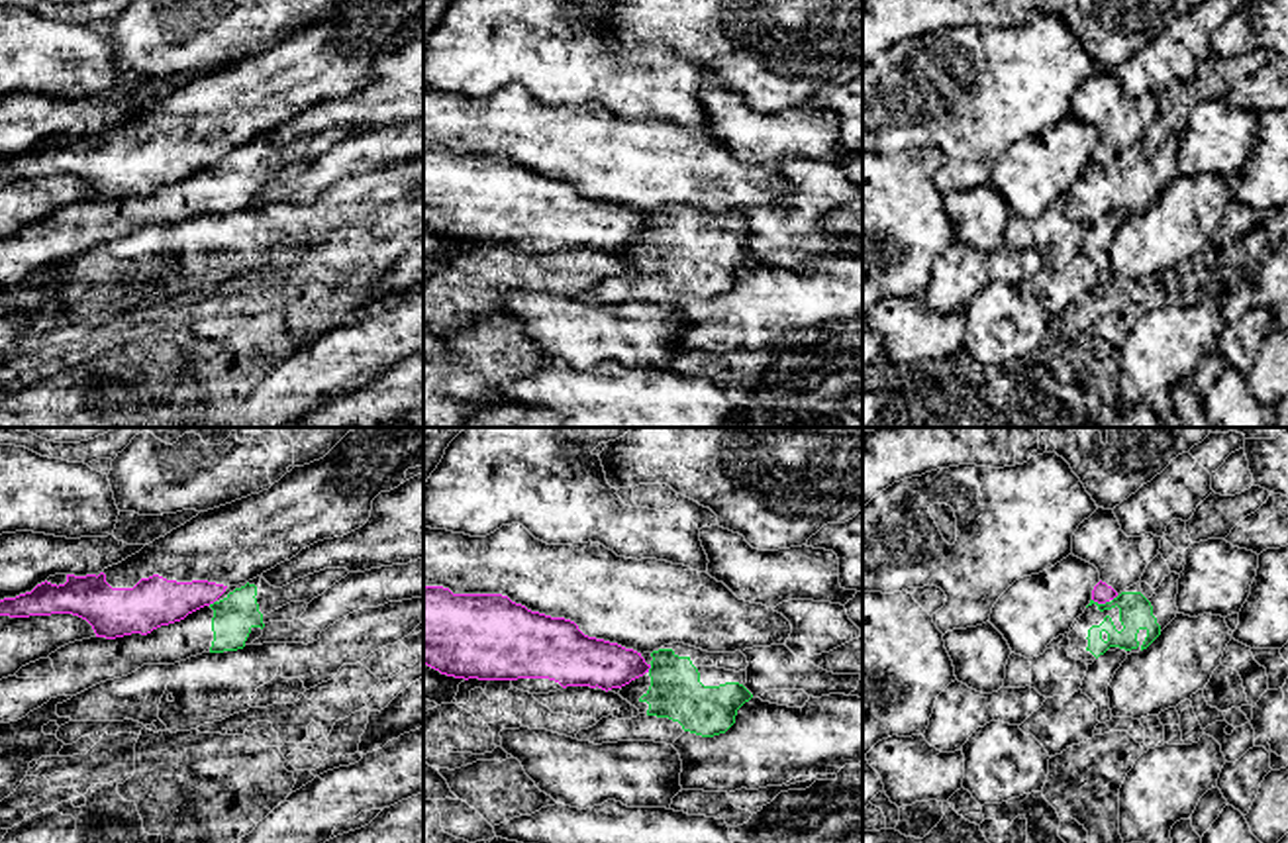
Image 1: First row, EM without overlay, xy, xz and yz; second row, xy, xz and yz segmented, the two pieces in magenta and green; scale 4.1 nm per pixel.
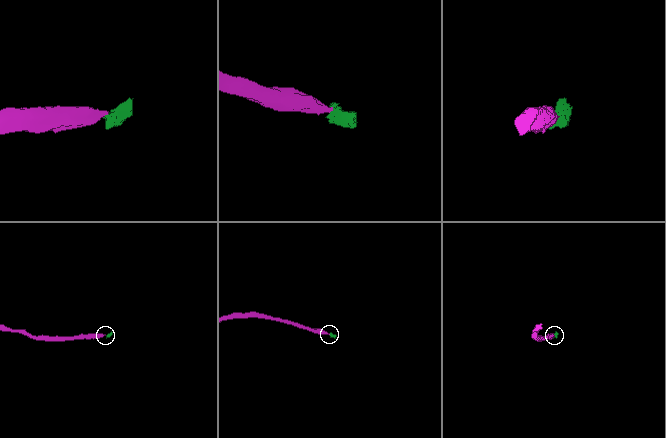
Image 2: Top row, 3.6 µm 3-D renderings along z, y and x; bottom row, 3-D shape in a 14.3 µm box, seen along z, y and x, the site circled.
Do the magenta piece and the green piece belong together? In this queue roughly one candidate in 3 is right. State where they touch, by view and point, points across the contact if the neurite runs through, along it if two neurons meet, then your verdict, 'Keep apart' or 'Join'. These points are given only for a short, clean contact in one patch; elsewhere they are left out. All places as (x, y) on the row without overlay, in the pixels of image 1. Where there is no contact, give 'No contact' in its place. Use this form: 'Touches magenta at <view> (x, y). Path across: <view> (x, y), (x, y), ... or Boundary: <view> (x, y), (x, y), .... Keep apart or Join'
Touches magenta at yz (1100, 163). Boundary: yz (1092, 159), (1108, 163). Keep apart

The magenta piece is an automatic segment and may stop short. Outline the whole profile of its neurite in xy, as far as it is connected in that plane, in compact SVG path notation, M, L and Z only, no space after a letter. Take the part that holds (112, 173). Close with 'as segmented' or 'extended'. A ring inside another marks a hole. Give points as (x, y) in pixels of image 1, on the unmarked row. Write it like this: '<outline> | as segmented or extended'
M341 0L323 20L294 27L269 51L200 73L98 135L55 135L31 153L0 161L0 176L73 174L86 180L96 198L147 196L214 165L227 147L245 145L302 110L363 88L372 61L404 45L406 31L416 27L423 27L423 0Z | extended

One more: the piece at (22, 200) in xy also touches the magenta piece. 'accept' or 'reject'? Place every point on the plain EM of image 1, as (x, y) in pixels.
reject

